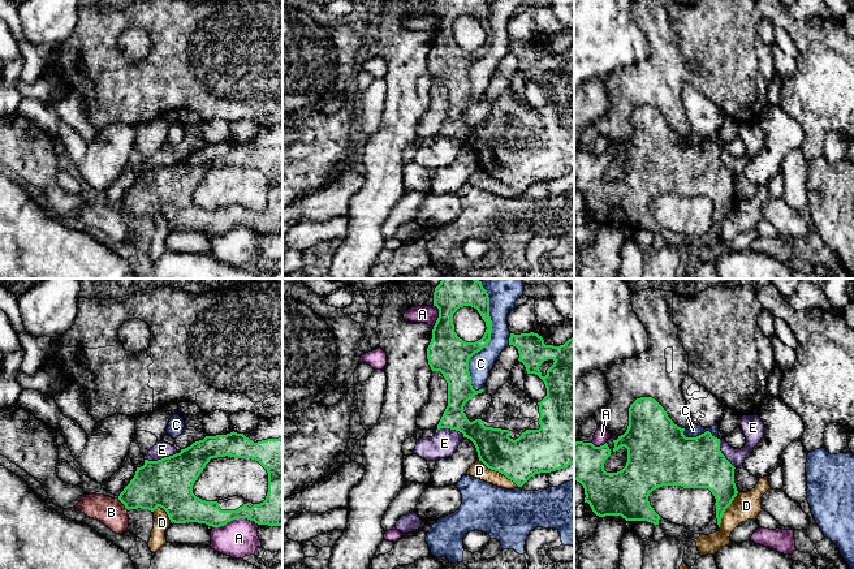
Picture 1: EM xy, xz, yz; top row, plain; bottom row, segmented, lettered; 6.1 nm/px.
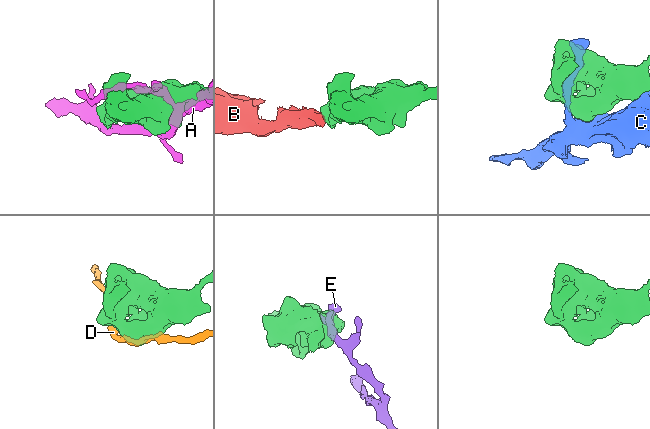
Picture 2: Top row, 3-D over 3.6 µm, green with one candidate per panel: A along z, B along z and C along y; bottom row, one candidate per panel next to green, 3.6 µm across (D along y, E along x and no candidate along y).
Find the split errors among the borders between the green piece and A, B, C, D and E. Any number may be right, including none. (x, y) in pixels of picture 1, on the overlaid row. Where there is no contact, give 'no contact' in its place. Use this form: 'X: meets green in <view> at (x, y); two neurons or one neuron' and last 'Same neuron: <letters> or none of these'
A: meets green in xy at (236, 517); two neurons
B: meets green in xy at (123, 503); two neurons
C: meets green in xz at (490, 337); two neurons
D: meets green in xz at (499, 471); two neurons
E: meets green in xy at (162, 458); two neurons
Same neuron: none of these

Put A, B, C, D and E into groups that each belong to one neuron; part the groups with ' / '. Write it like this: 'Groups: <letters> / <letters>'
Groups: A / B / C / D / E

